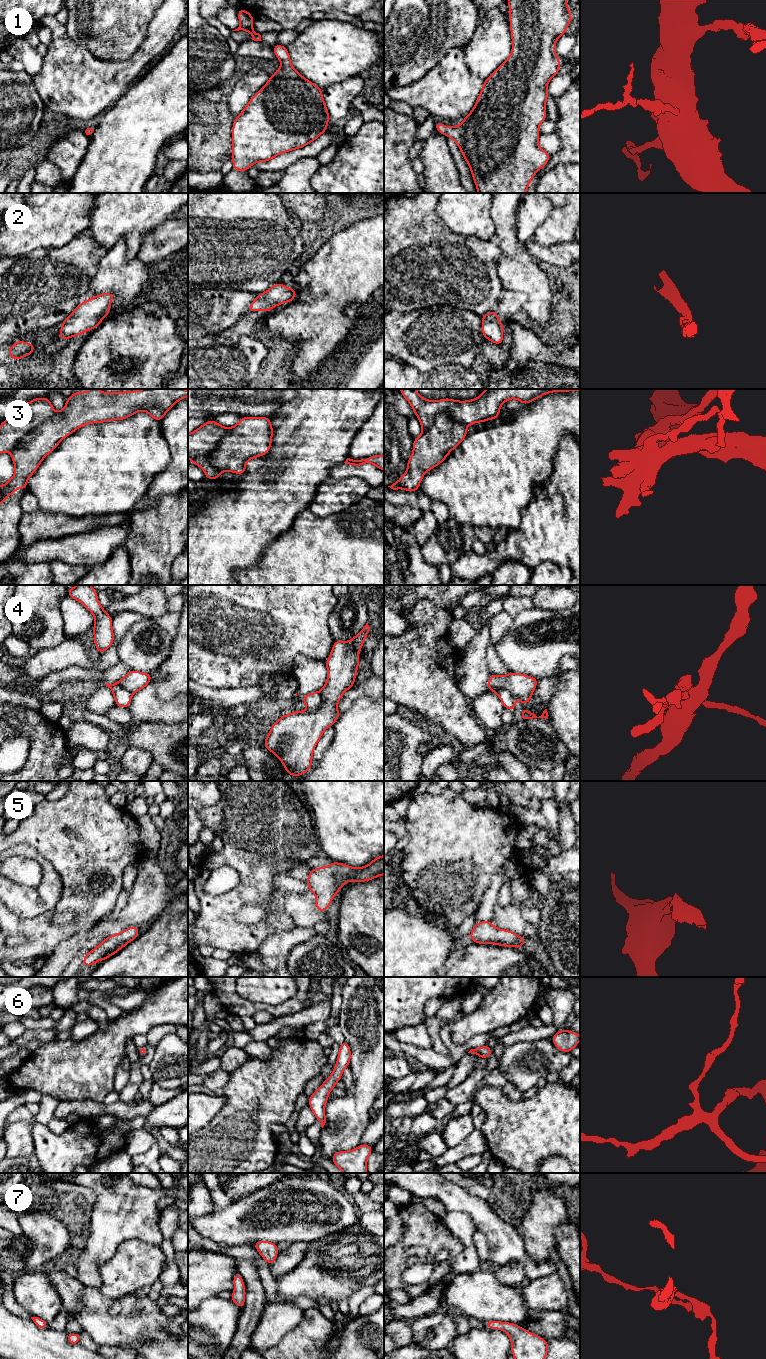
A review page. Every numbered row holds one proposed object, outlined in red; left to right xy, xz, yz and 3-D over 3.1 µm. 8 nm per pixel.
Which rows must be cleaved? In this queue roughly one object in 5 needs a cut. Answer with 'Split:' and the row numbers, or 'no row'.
Split: 3, 4

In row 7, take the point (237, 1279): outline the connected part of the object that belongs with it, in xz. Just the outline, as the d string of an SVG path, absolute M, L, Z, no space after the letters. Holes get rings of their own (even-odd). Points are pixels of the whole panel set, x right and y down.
M236 1273L233 1277L233 1285L235 1287L234 1292L231 1295L231 1300L236 1304L240 1309L245 1305L245 1285L242 1279L242 1276L239 1273Z

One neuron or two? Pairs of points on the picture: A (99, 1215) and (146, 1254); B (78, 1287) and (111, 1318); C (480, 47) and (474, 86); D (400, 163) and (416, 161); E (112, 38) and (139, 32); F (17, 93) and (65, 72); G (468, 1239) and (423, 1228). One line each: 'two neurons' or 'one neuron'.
A: two neurons
B: two neurons
C: two neurons
D: two neurons
E: one neuron
F: two neurons
G: two neurons

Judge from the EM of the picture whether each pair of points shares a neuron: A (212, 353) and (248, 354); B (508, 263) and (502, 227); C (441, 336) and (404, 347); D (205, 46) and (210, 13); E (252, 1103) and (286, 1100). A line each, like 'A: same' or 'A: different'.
A: same
B: same
C: same
D: different
E: same

